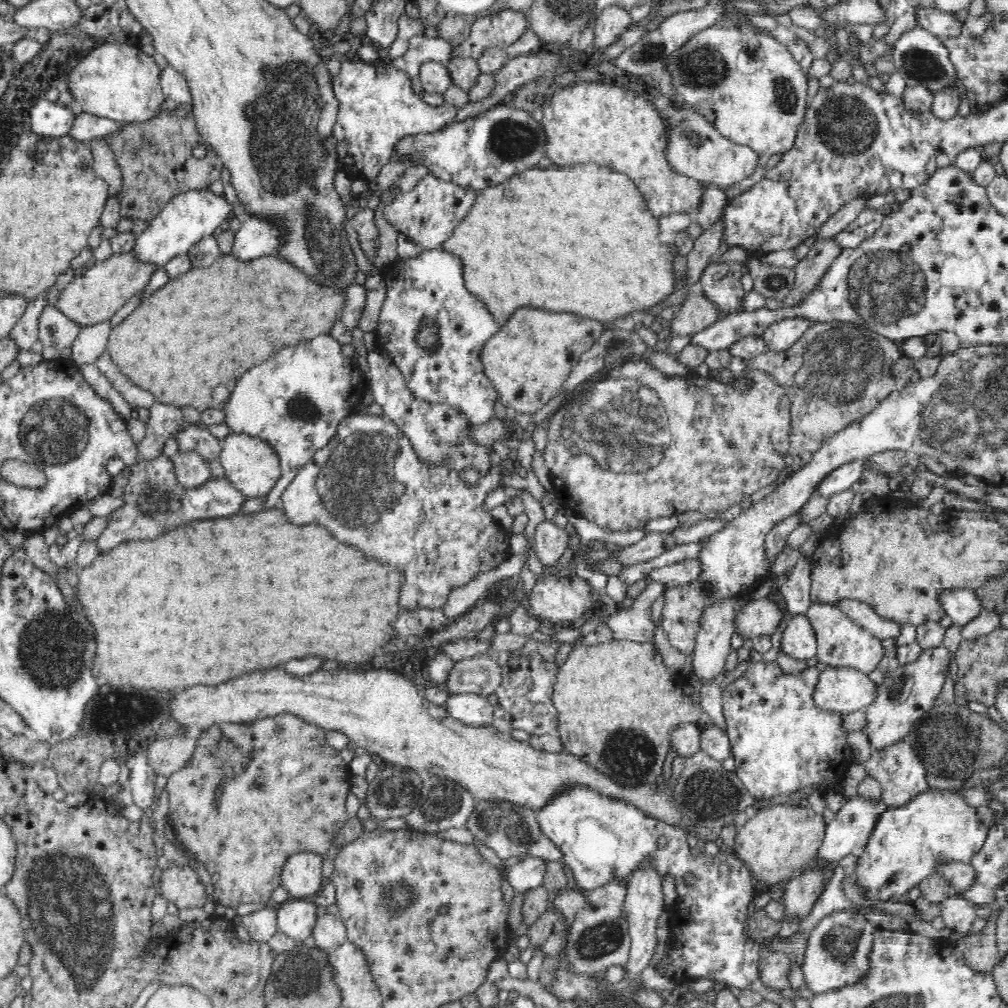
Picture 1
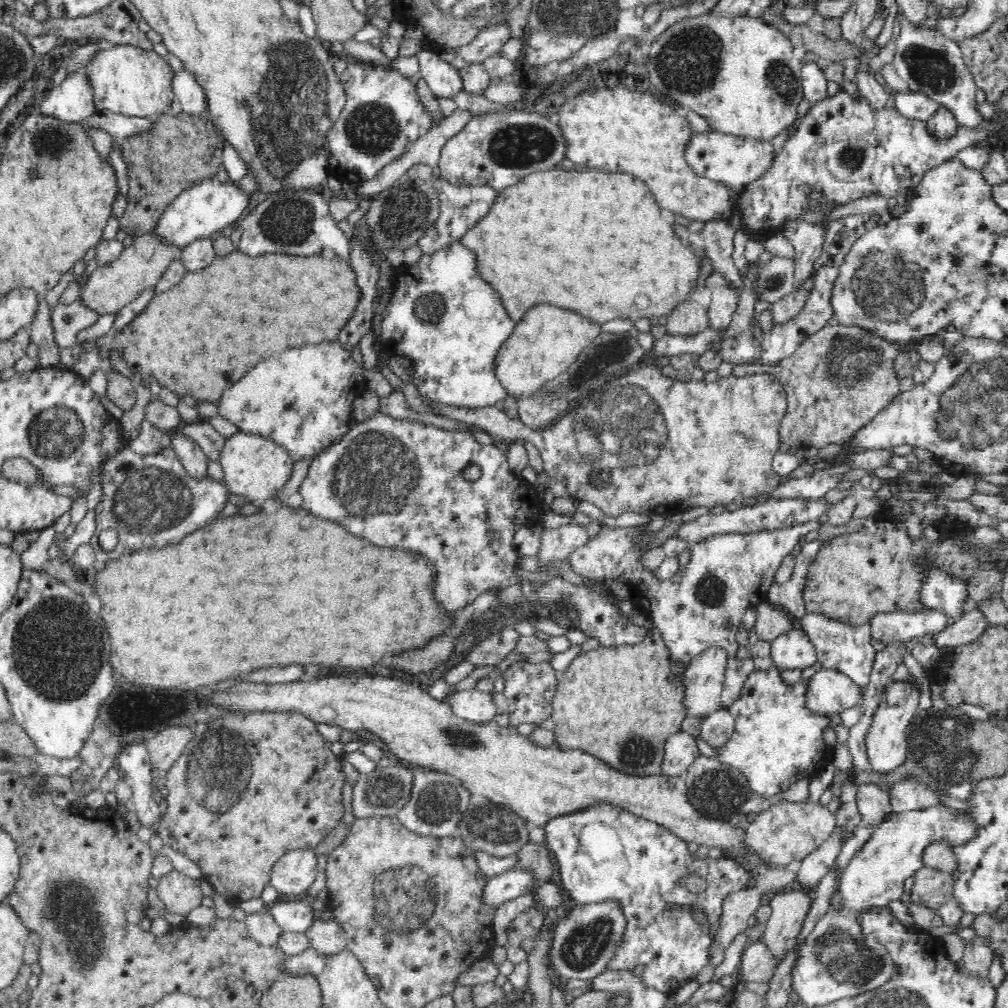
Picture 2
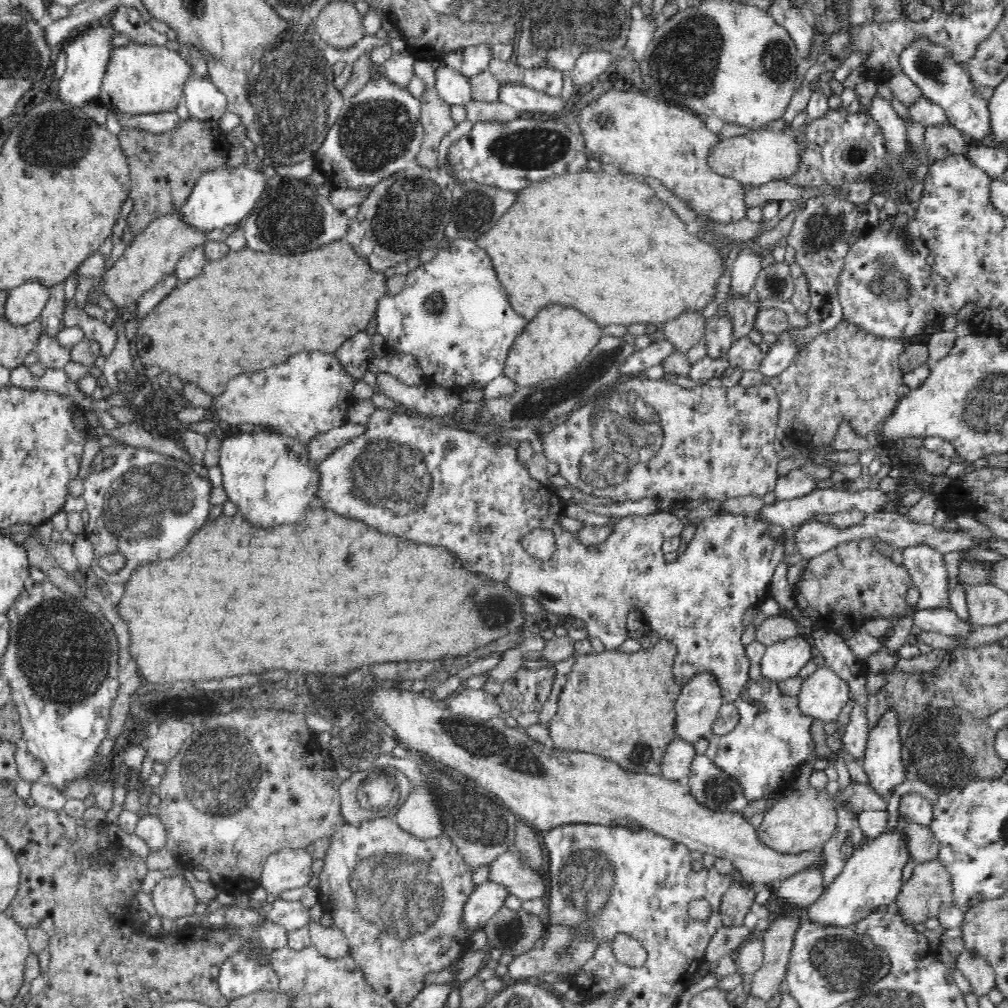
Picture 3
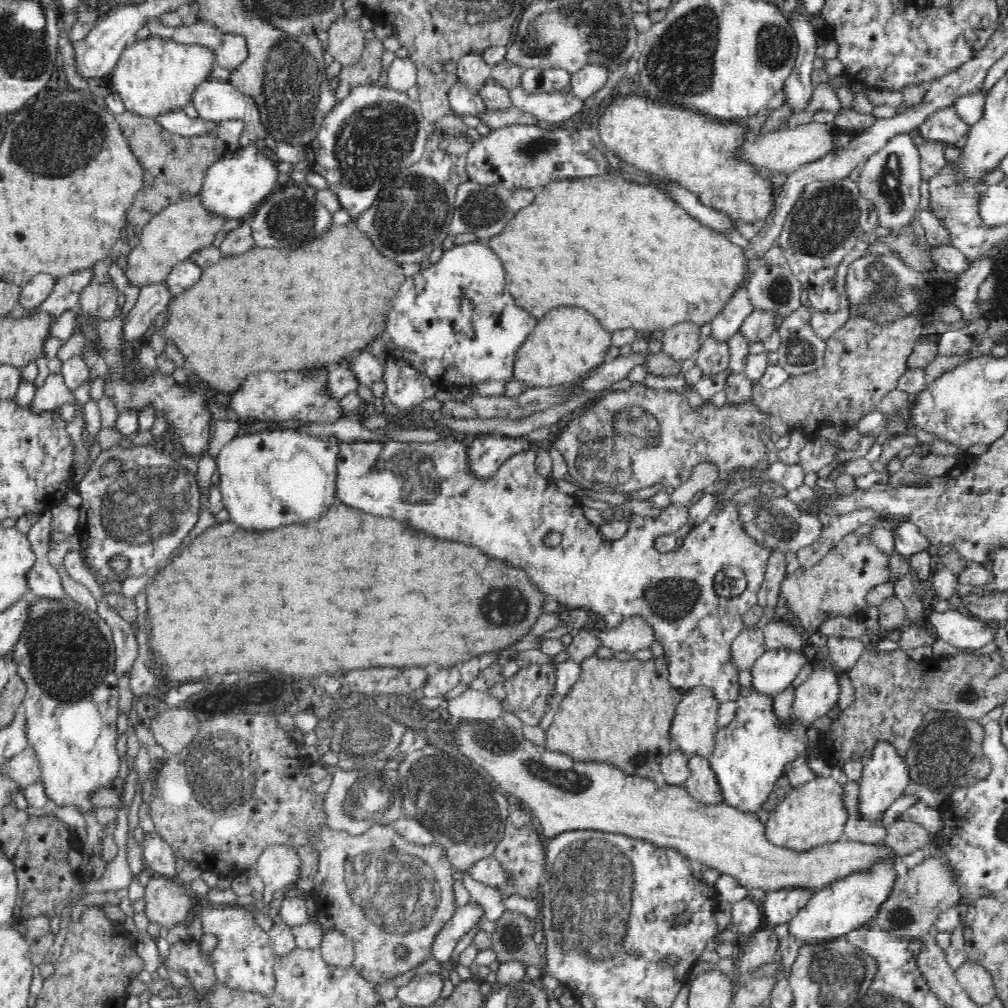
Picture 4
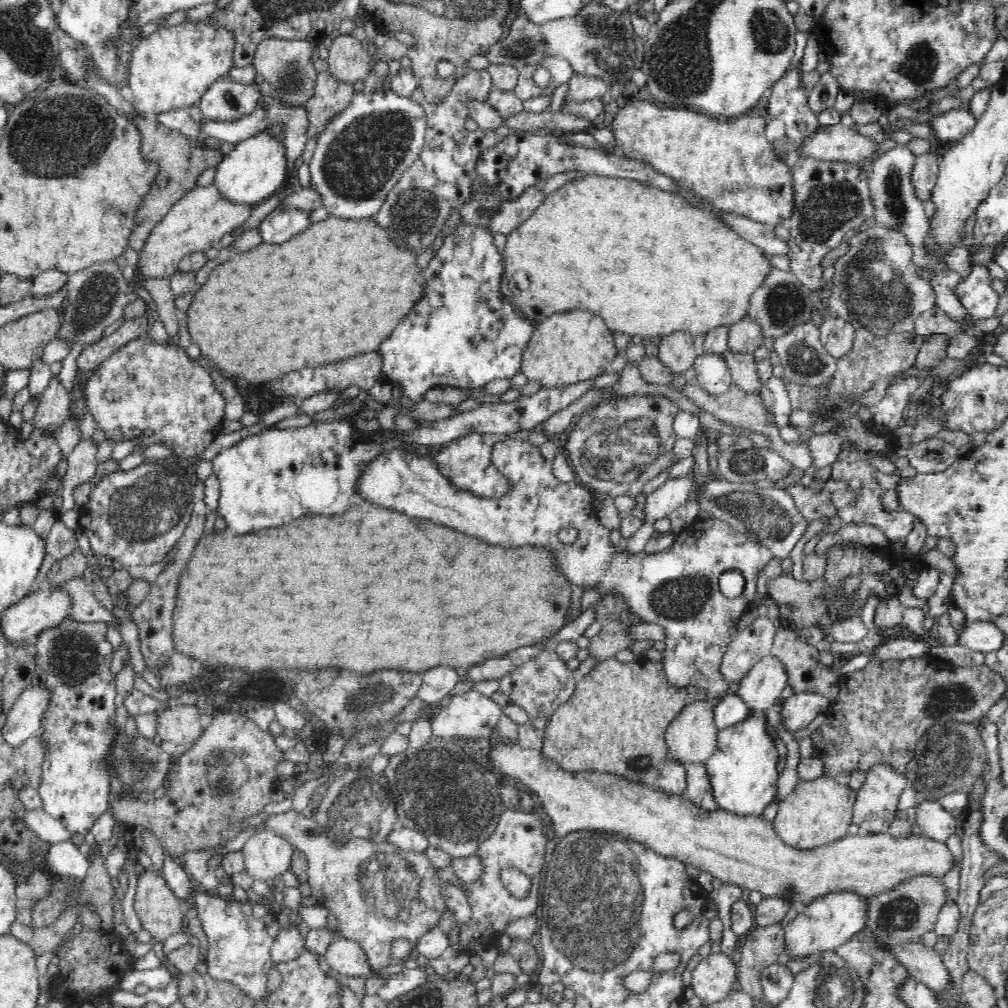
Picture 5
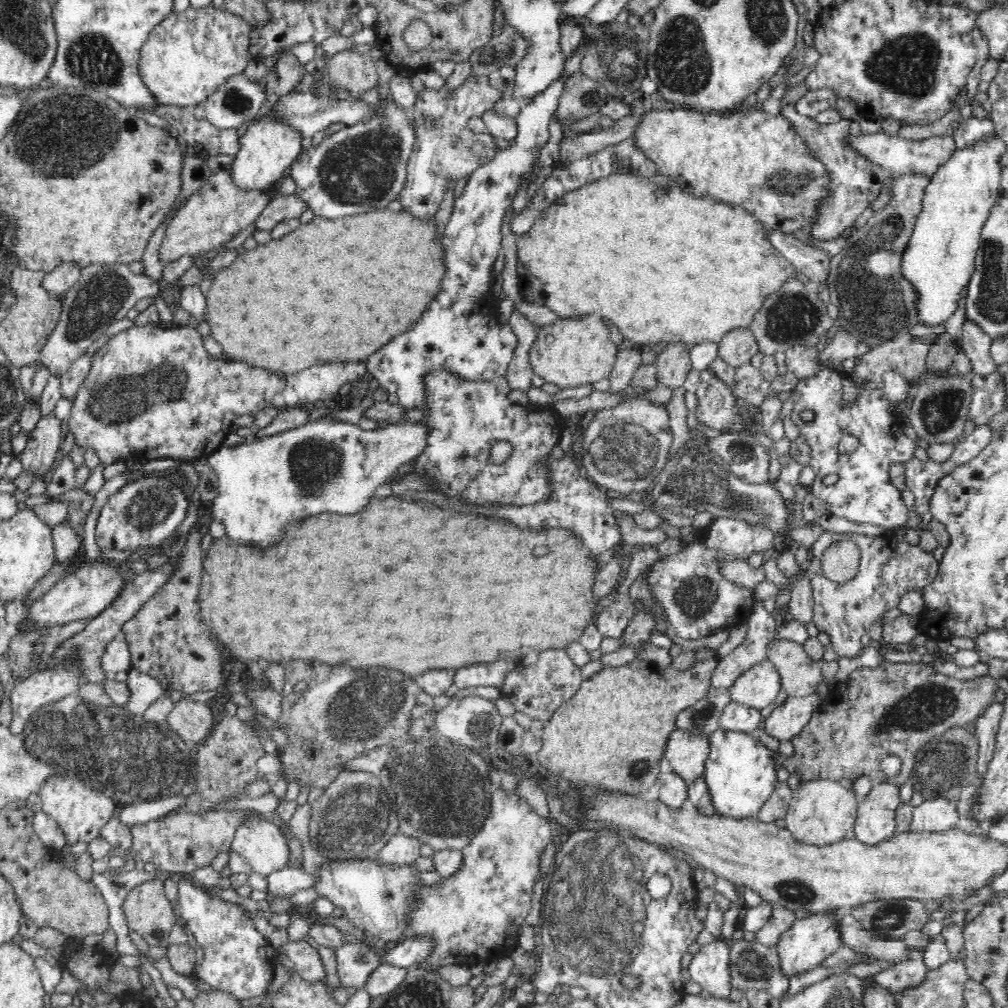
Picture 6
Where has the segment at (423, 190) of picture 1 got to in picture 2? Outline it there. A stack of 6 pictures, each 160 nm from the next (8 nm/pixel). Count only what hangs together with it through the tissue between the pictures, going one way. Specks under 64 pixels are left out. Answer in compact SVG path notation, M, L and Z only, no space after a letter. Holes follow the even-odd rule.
M440 177L432 178L432 181L434 187L438 189L438 195L440 195L441 216L438 219L438 224L418 242L418 246L426 254L434 254L451 242L460 241L466 232L474 229L486 216L491 214L500 194L500 190L492 187L452 185Z

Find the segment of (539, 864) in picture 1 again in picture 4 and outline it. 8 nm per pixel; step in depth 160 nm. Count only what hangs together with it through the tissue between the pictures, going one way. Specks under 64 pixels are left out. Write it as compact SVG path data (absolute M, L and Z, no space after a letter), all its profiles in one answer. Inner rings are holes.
M474 901L455 910L455 914L435 934L431 956L438 962L448 962L457 942L483 918L484 910Z

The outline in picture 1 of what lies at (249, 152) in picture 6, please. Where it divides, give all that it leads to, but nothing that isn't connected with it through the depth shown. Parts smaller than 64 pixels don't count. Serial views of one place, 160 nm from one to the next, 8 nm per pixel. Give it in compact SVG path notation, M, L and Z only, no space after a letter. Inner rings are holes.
M209 187L181 192L169 201L149 222L148 228L136 237L132 248L136 257L158 266L164 266L174 257L187 253L198 241L212 236L224 220L230 220L239 211L238 205L230 204L223 194L218 196Z

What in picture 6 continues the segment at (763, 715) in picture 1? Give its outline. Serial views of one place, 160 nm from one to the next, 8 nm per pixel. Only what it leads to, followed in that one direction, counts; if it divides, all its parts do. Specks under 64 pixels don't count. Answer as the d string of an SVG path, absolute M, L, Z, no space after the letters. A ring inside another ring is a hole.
M722 728L707 736L709 746L708 758L705 763L704 782L710 793L712 804L718 815L736 819L756 819L762 805L770 798L776 788L777 768L773 752L768 749L757 737L756 733L724 731Z

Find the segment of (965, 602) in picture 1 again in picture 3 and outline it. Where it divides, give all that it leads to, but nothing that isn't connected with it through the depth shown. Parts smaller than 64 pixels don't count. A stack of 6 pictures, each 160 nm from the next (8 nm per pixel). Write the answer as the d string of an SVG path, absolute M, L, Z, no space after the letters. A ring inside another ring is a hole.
M926 544L908 545L902 551L902 564L908 569L920 592L917 610L949 605L948 571L944 554Z

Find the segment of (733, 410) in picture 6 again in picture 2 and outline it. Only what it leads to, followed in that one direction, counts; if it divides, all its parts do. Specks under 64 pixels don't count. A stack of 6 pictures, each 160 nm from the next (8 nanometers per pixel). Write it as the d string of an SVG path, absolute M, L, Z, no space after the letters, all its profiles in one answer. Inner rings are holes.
M716 271L706 279L706 289L711 292L711 304L707 309L709 328L726 331L732 322L732 314L736 312L739 294Z

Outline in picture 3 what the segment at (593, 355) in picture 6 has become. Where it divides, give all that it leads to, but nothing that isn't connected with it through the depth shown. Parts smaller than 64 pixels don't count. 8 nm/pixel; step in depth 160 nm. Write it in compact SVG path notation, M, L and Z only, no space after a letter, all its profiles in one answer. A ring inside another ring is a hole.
M560 304L546 306L528 322L524 332L518 336L510 348L504 374L508 378L514 379L516 386L520 387L533 387L546 379L551 379L556 383L562 377L567 378L576 366L580 366L586 360L586 356L590 355L592 348L600 342L600 338L602 338L602 330L598 324L582 312L578 312L576 308L568 308L568 306L560 306Z

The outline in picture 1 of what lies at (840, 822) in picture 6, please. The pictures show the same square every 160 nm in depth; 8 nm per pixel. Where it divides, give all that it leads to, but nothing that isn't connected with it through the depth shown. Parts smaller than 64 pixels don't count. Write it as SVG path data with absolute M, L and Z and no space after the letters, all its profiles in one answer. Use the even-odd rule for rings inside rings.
M779 804L760 809L736 832L731 851L748 865L757 881L774 885L792 878L809 860L815 859L825 836L826 822L810 806Z

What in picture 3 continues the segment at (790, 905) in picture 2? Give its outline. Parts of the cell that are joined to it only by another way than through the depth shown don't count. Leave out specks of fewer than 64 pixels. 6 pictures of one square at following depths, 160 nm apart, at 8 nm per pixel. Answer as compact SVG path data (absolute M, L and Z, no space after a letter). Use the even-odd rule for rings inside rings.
M778 916L762 932L763 962L754 972L750 984L752 996L767 1001L780 992L787 974L795 930L800 922L792 916Z

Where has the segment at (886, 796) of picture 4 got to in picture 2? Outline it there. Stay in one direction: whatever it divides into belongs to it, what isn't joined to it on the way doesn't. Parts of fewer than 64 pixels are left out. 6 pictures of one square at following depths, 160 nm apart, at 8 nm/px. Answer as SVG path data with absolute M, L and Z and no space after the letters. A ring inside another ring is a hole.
M891 682L886 687L884 700L875 710L872 724L867 728L865 747L869 770L876 775L890 775L907 760L907 730L910 719L919 706L920 690L917 684L911 682Z

